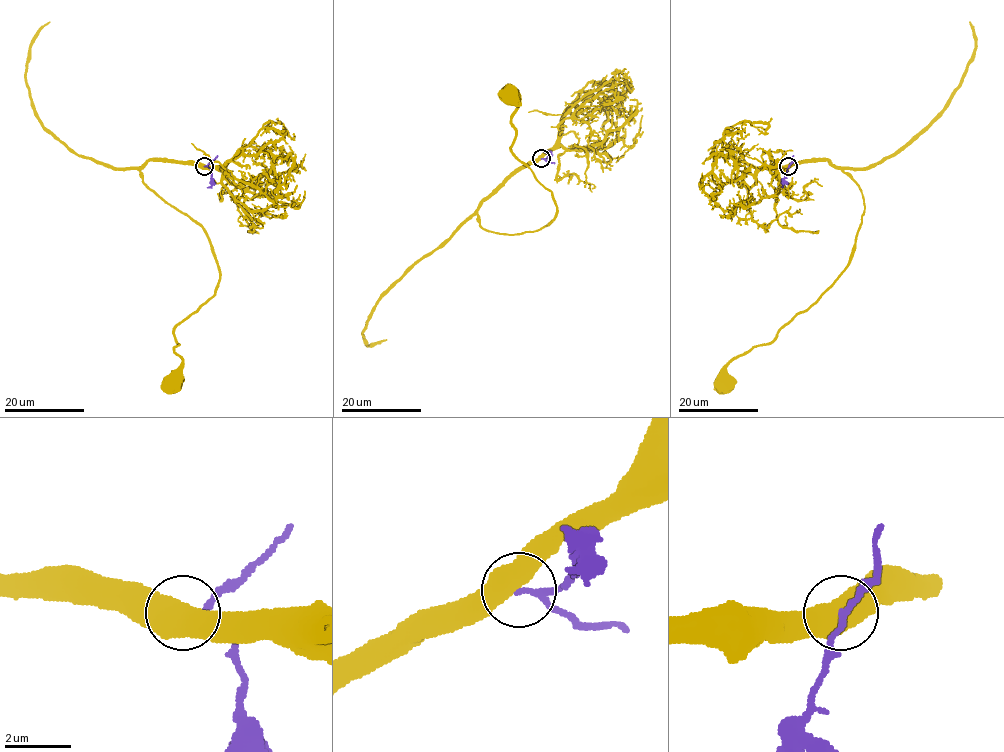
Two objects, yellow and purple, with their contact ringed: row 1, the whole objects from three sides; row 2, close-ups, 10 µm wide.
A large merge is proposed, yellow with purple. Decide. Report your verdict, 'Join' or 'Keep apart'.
Keep apart

